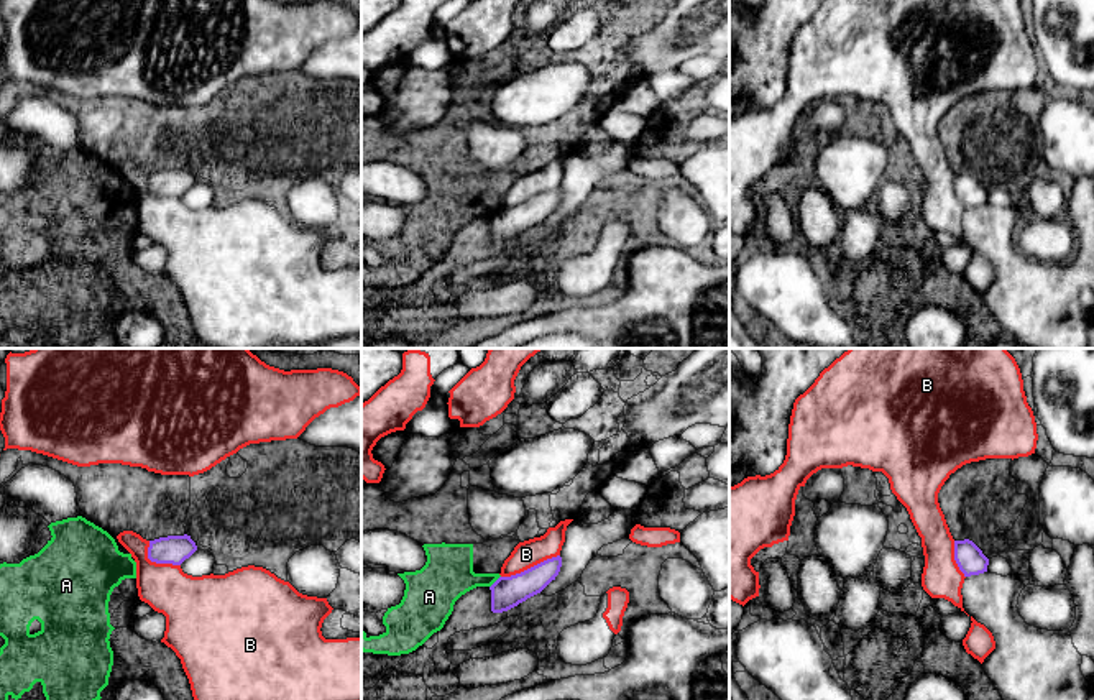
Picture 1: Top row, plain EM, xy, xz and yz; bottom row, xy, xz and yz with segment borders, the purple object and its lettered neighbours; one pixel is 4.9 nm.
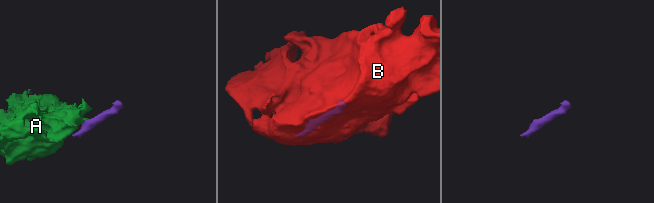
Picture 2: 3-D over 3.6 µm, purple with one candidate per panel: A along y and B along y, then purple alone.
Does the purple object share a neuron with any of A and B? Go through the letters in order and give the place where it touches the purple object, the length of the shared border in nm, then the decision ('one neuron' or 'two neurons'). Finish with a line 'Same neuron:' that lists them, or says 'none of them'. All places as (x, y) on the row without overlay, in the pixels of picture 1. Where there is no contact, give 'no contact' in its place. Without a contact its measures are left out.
A: meets purple in xz at (495, 214); contact 80 nm long; two neurons
B: meets purple in xz at (531, 199); contact 300 nm long; two neurons
Same neuron: none of them

